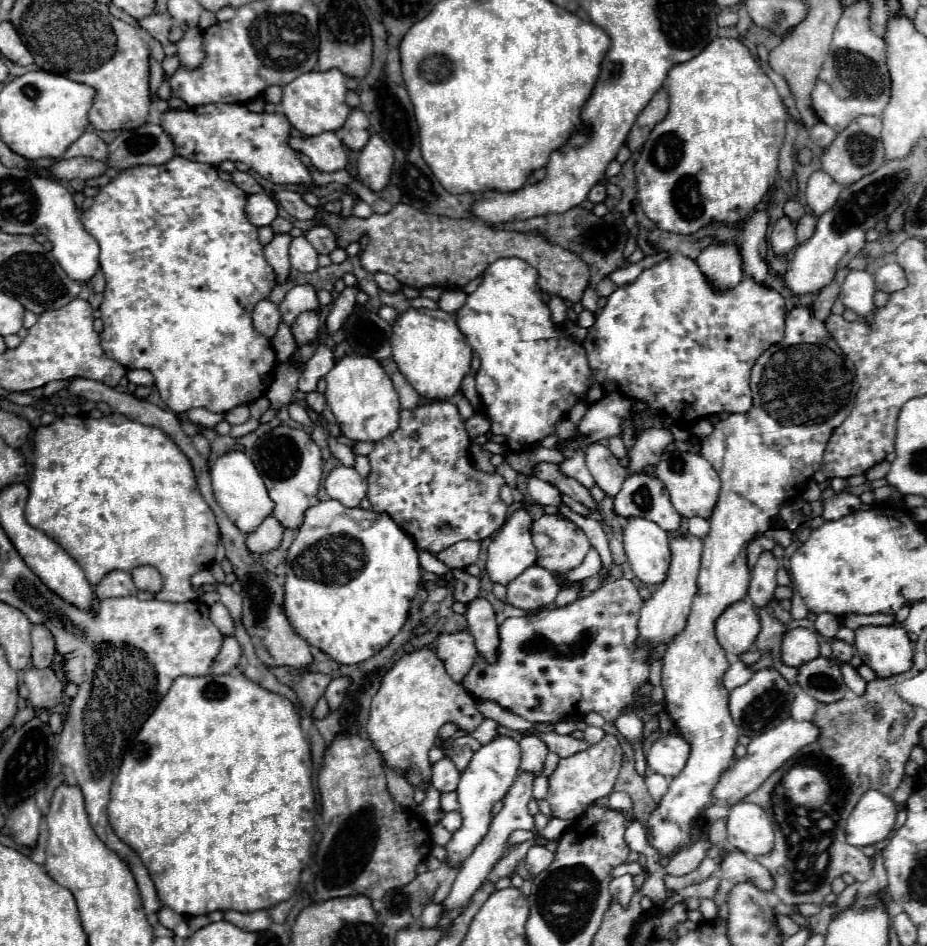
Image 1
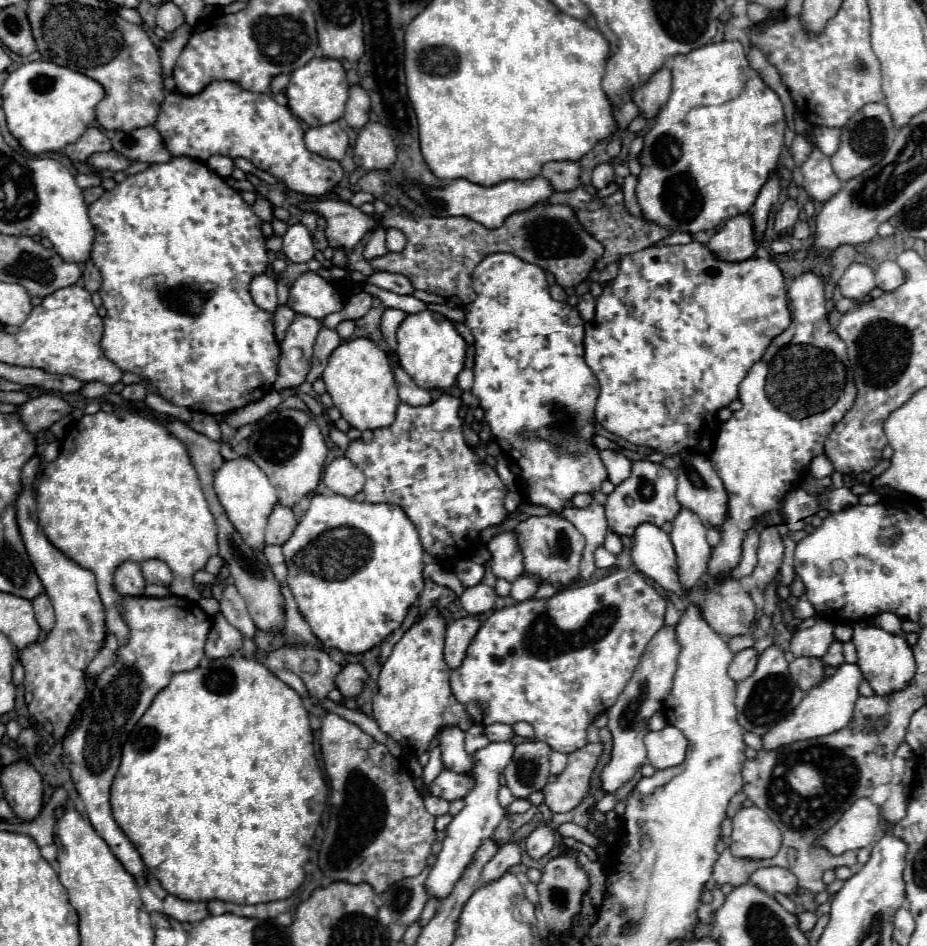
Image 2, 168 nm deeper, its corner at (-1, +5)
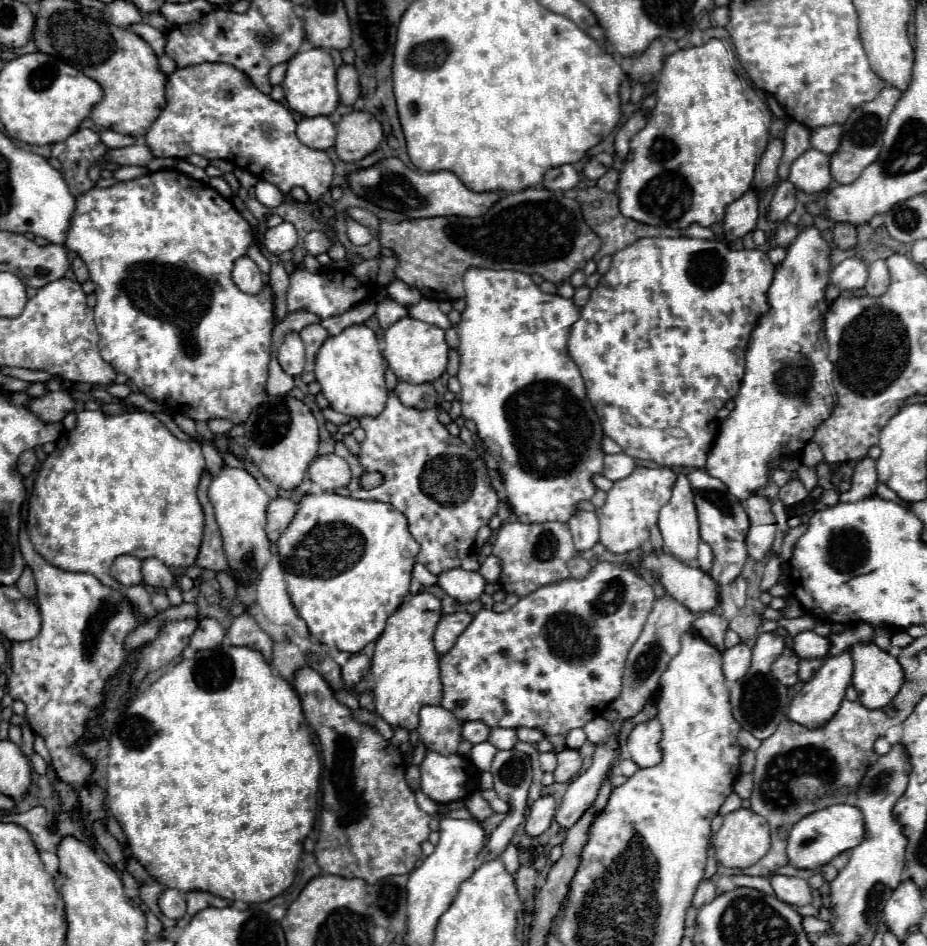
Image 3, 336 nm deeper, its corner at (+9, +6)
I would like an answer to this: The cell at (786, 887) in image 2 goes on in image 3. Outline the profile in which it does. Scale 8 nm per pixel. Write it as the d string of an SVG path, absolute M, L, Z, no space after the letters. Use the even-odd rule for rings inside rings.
M772 875L770 877L772 889L776 897L790 905L808 905L812 901L810 885L806 879L800 877L786 877L786 875Z

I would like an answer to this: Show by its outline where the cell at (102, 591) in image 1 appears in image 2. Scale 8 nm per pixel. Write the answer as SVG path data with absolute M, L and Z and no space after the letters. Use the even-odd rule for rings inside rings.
M124 562L114 574L114 586L122 596L142 596L146 580L138 562Z

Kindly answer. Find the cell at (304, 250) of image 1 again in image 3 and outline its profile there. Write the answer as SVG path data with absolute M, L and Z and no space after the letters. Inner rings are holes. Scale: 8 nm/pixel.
M286 221L272 227L272 229L266 229L266 233L264 233L264 245L274 255L282 255L286 251L292 251L296 241L298 241L296 227Z

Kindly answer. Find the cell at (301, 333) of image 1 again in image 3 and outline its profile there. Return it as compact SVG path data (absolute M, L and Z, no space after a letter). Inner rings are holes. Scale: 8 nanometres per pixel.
M298 333L286 335L278 347L278 363L288 375L300 375L304 369L304 343Z

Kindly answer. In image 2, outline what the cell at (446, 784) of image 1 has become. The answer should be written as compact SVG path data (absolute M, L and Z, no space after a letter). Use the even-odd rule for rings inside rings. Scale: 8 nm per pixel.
M444 726L438 732L438 746L442 750L442 762L448 770L470 772L472 756L464 750L464 730L458 726Z

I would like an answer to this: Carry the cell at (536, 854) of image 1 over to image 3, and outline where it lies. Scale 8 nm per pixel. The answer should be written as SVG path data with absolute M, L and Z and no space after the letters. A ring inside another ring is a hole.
M540 797L532 807L530 807L530 817L526 821L526 835L528 837L540 837L552 823L556 811L556 803L552 797Z

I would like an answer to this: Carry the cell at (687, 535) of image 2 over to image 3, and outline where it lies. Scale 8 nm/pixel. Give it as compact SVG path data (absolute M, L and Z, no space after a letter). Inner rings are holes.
M678 475L670 503L660 509L658 527L664 539L664 551L680 561L696 561L700 545L698 519L694 495L684 475Z

